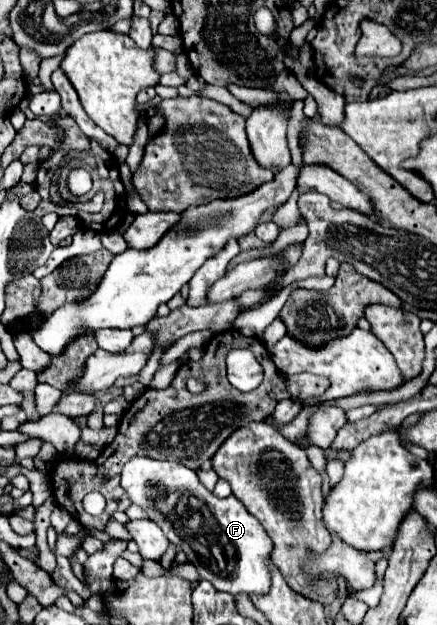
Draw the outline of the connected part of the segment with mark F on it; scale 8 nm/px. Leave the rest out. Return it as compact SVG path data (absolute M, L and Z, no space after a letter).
M131 458L121 472L121 486L129 494L131 502L145 508L153 522L157 522L163 530L163 534L169 538L171 544L179 546L189 562L195 564L199 576L203 580L209 580L217 590L229 592L229 594L267 594L271 588L271 572L267 566L267 560L273 550L271 538L265 534L261 524L237 502L237 498L217 498L213 492L205 490L201 486L197 474L179 462L161 462L151 458Z

